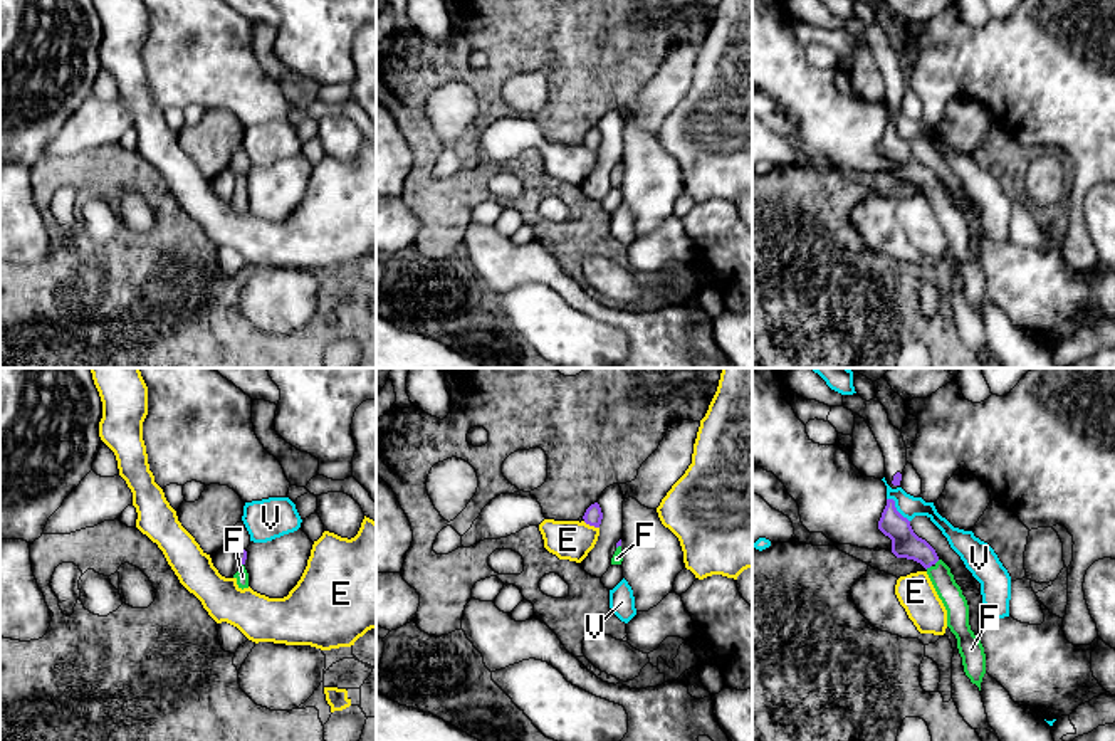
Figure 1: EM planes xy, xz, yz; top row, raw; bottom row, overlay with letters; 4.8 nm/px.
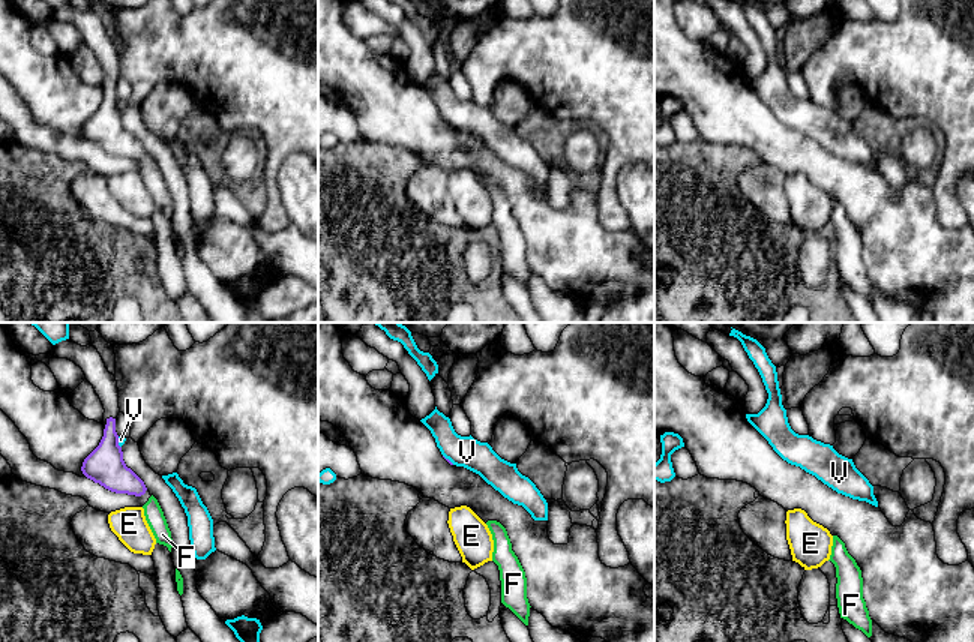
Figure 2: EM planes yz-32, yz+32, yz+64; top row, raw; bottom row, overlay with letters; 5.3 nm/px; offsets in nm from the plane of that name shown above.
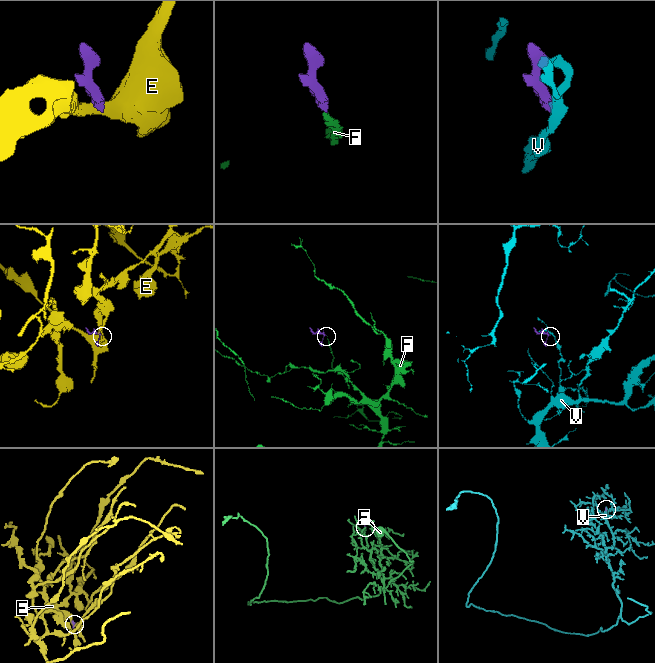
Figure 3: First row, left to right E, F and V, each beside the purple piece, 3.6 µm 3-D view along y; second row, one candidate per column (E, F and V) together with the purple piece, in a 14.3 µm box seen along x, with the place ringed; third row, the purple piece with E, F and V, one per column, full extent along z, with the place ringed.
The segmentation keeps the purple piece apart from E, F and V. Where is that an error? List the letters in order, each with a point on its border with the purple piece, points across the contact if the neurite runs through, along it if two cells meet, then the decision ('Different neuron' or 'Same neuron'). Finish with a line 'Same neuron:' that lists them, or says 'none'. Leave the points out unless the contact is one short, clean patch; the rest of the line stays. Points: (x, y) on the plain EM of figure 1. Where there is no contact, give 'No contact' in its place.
E: Touches purple at xz (591, 148). Boundary: xz (583, 145), (598, 152). Different neuron
F: Touches purple at yz (927, 190). Path across: yz (905, 167), (927, 190), (949, 215). Same neuron
V: Touches purple at yz (895, 131). Boundary: yz (887, 121), (894, 125), (895, 131), (909, 145). Different neuron
Same neuron: F

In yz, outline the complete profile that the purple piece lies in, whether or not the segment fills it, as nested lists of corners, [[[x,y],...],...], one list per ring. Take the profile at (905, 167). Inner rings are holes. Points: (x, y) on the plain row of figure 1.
[[[887,123],[887,129],[878,145],[878,153],[892,163],[892,176],[897,181],[907,181],[920,187],[947,234],[947,250],[957,262],[957,272],[962,281],[966,299],[981,314],[986,297],[986,277],[981,264],[969,249],[969,229],[955,207],[950,192],[937,180],[935,173],[919,161],[907,141],[903,141],[893,123]]]

